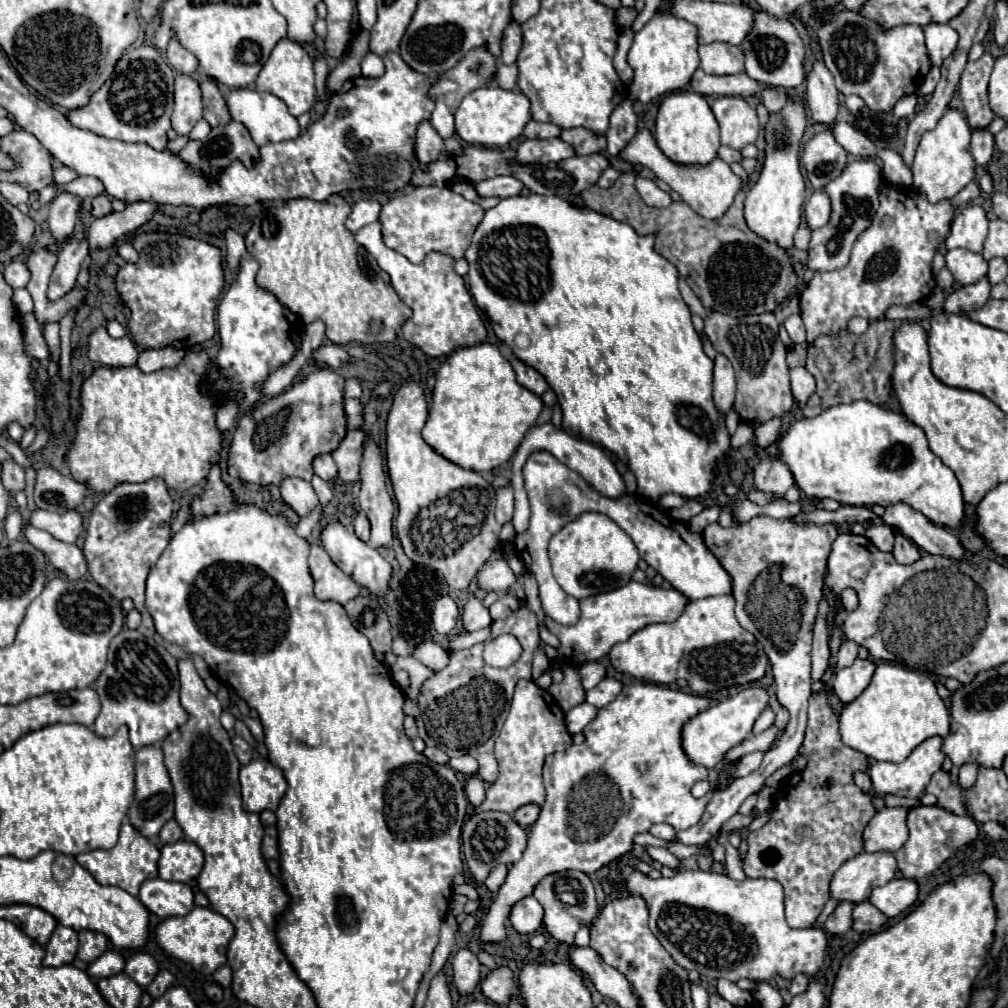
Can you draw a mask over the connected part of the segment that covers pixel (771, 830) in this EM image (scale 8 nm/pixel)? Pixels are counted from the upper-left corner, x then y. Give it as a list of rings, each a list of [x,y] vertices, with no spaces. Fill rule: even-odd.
[[[822,682],[812,684],[812,692],[816,690],[822,692],[810,696],[806,738],[798,756],[792,760],[794,770],[786,780],[786,784],[776,792],[770,822],[764,824],[760,830],[748,834],[748,854],[744,858],[744,872],[748,878],[774,878],[784,886],[786,922],[792,928],[810,928],[816,924],[818,914],[822,912],[824,904],[830,898],[828,894],[830,878],[846,860],[862,852],[862,832],[870,822],[870,818],[876,814],[870,794],[862,792],[852,780],[852,774],[856,770],[868,768],[868,758],[840,740],[838,716],[828,706]]]

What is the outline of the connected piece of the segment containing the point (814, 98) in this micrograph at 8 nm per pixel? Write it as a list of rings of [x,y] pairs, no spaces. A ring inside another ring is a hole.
[[[822,58],[814,62],[812,72],[806,78],[806,100],[810,116],[816,124],[834,124],[838,112],[838,90],[834,76],[830,76],[830,70],[826,68]]]

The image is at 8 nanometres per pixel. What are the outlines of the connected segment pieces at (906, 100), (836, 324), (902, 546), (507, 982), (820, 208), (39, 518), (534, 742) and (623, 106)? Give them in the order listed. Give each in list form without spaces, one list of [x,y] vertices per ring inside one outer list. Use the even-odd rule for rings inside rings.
[[[910,94],[910,96],[904,96],[896,102],[894,106],[894,114],[898,118],[904,118],[904,116],[910,116],[914,114],[914,108],[916,108],[916,94]]]
[[[884,184],[884,188],[880,190],[880,208],[872,220],[872,226],[856,240],[856,246],[852,248],[850,262],[846,264],[846,268],[834,272],[814,272],[812,280],[806,284],[804,292],[800,294],[800,310],[802,310],[804,326],[808,330],[808,344],[812,344],[820,334],[838,332],[840,328],[844,328],[846,318],[864,316],[866,320],[876,320],[876,318],[884,318],[884,312],[892,304],[906,306],[922,298],[928,298],[934,290],[932,258],[950,232],[950,222],[954,218],[954,212],[956,210],[952,210],[948,200],[930,204],[922,194],[914,190],[898,190],[894,186]]]
[[[894,532],[896,534],[896,544],[894,544],[894,558],[900,562],[900,564],[914,564],[914,560],[920,560],[920,550],[918,546],[908,540],[906,536],[902,536],[900,532]]]
[[[498,968],[498,970],[490,972],[480,984],[484,996],[500,1006],[508,1004],[508,998],[512,994],[516,994],[516,986],[518,984],[516,984],[516,978],[510,968]]]
[[[816,190],[808,202],[804,204],[804,216],[810,230],[822,228],[822,224],[828,224],[830,220],[830,198],[824,190]]]
[[[34,510],[30,516],[30,522],[36,528],[50,532],[56,540],[70,542],[70,544],[76,544],[78,536],[82,534],[82,528],[84,528],[84,520],[76,510],[70,510],[64,514],[48,512],[48,510]]]
[[[518,680],[508,718],[496,740],[496,760],[500,766],[500,776],[494,784],[490,784],[484,802],[472,810],[472,816],[484,810],[500,810],[514,814],[518,806],[542,804],[544,758],[552,752],[566,750],[570,744],[572,744],[572,736],[566,730],[564,712],[560,710],[558,702],[546,690],[538,688],[532,680]]]
[[[626,98],[616,106],[610,116],[610,128],[606,132],[608,154],[620,154],[622,148],[626,148],[626,144],[636,136],[636,132],[636,114],[632,110],[632,102]]]

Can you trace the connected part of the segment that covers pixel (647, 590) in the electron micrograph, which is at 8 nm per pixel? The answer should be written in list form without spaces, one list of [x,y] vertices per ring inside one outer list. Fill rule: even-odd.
[[[632,580],[618,590],[582,598],[580,600],[580,618],[572,626],[554,624],[554,620],[550,620],[550,616],[546,616],[544,622],[546,622],[548,630],[554,636],[558,636],[560,646],[554,648],[554,646],[544,644],[544,652],[550,662],[562,660],[562,664],[566,664],[566,666],[582,666],[584,662],[602,660],[614,644],[626,642],[636,630],[640,630],[648,624],[654,624],[654,622],[676,620],[682,614],[686,602],[688,600],[674,588],[668,590],[668,588],[658,588],[658,586],[646,586],[646,584]]]

